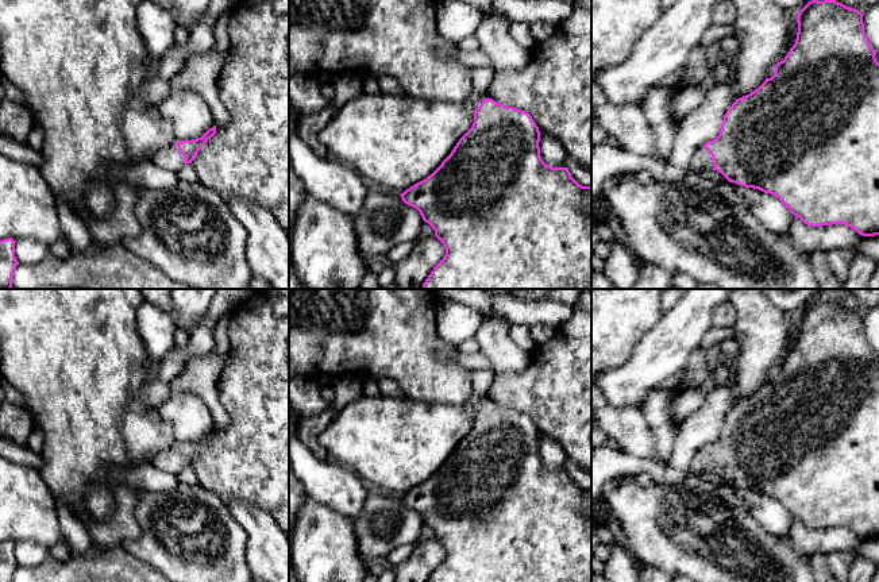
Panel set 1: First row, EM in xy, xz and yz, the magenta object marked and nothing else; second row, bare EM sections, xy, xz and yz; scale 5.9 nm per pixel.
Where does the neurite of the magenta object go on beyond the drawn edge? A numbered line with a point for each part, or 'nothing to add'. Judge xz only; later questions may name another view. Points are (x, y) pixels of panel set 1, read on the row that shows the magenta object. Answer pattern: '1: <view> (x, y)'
1: xz (474, 99)

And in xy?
1: xy (170, 158)

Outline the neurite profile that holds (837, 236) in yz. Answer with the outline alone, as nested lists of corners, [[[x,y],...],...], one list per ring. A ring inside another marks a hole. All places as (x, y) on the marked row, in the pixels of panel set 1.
[[[794,215],[787,236],[795,247],[802,248],[809,255],[816,251],[855,248],[868,238],[857,234],[847,224],[813,227]]]

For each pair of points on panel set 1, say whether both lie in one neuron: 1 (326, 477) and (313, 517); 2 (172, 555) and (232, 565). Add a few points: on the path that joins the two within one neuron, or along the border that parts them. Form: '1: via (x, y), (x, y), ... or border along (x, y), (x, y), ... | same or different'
1: border along (307, 494), (346, 517) | different
2: via (187, 555), (205, 555), (218, 565) | same

